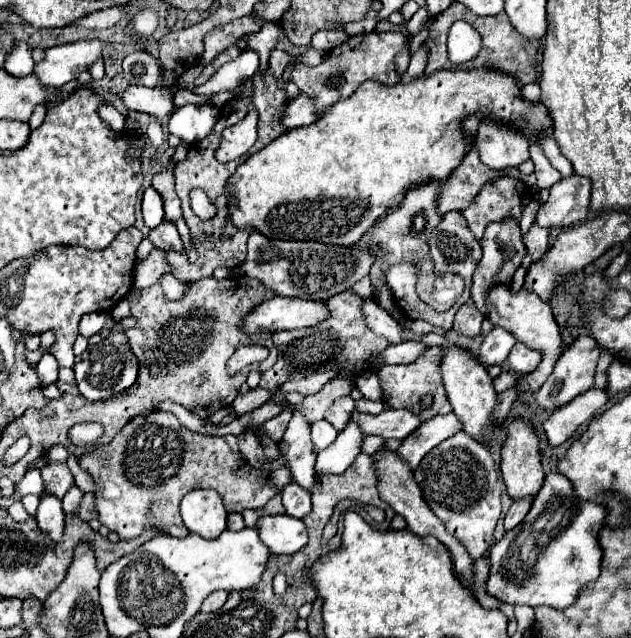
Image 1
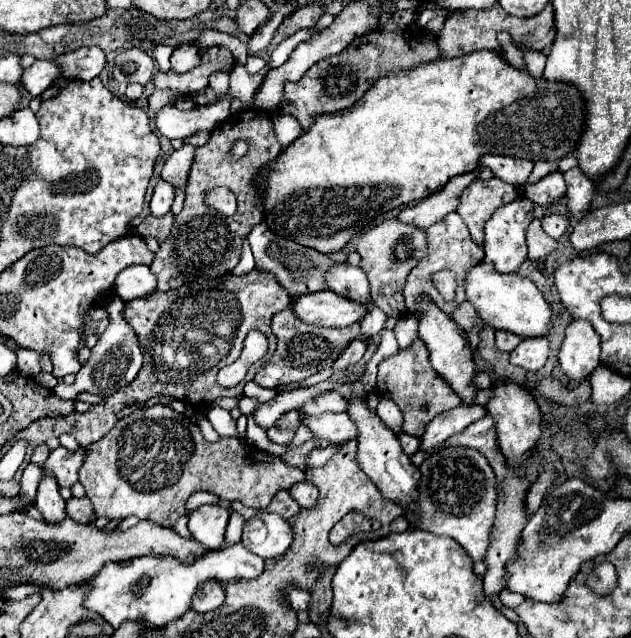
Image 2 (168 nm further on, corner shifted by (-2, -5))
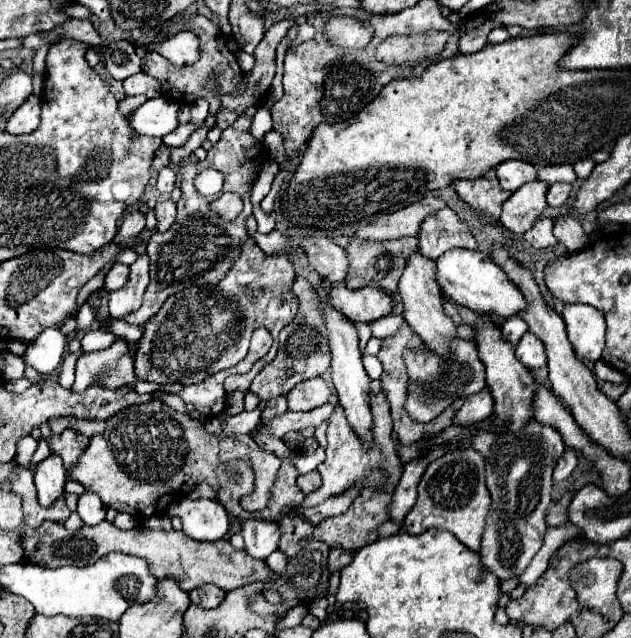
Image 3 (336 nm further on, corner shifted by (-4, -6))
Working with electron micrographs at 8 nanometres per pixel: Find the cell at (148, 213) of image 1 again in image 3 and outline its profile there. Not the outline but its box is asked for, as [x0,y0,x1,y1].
[156,167,176,195]

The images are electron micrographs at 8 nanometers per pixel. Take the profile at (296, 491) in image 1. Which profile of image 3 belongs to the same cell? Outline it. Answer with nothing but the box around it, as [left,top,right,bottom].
[298,471,322,495]

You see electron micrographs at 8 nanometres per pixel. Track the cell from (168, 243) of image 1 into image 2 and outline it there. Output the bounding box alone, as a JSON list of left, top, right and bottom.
[138,212,174,242]

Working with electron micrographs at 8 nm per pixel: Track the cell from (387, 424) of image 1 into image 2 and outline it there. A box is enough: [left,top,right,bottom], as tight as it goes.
[306,412,356,444]

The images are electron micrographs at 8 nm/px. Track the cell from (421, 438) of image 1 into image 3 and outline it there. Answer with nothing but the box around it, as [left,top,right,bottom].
[452,389,492,427]

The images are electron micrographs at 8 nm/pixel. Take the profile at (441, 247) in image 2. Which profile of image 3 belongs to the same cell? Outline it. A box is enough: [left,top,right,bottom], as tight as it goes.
[420,209,476,261]

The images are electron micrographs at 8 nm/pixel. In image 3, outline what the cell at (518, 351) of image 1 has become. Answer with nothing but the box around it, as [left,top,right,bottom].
[516,333,546,369]

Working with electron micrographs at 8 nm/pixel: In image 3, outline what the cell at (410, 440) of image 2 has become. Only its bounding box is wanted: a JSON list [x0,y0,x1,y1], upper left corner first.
[428,421,564,581]

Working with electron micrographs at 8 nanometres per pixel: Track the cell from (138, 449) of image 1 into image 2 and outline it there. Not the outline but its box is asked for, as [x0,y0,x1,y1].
[78,404,306,528]

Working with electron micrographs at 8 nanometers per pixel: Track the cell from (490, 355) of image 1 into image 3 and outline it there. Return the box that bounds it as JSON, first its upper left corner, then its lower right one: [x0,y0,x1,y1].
[500,317,528,345]

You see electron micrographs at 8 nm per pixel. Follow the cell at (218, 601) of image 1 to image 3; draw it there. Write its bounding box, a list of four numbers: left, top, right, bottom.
[190,585,226,609]

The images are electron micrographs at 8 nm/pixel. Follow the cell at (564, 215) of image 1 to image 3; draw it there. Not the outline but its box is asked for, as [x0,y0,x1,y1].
[574,159,594,179]

